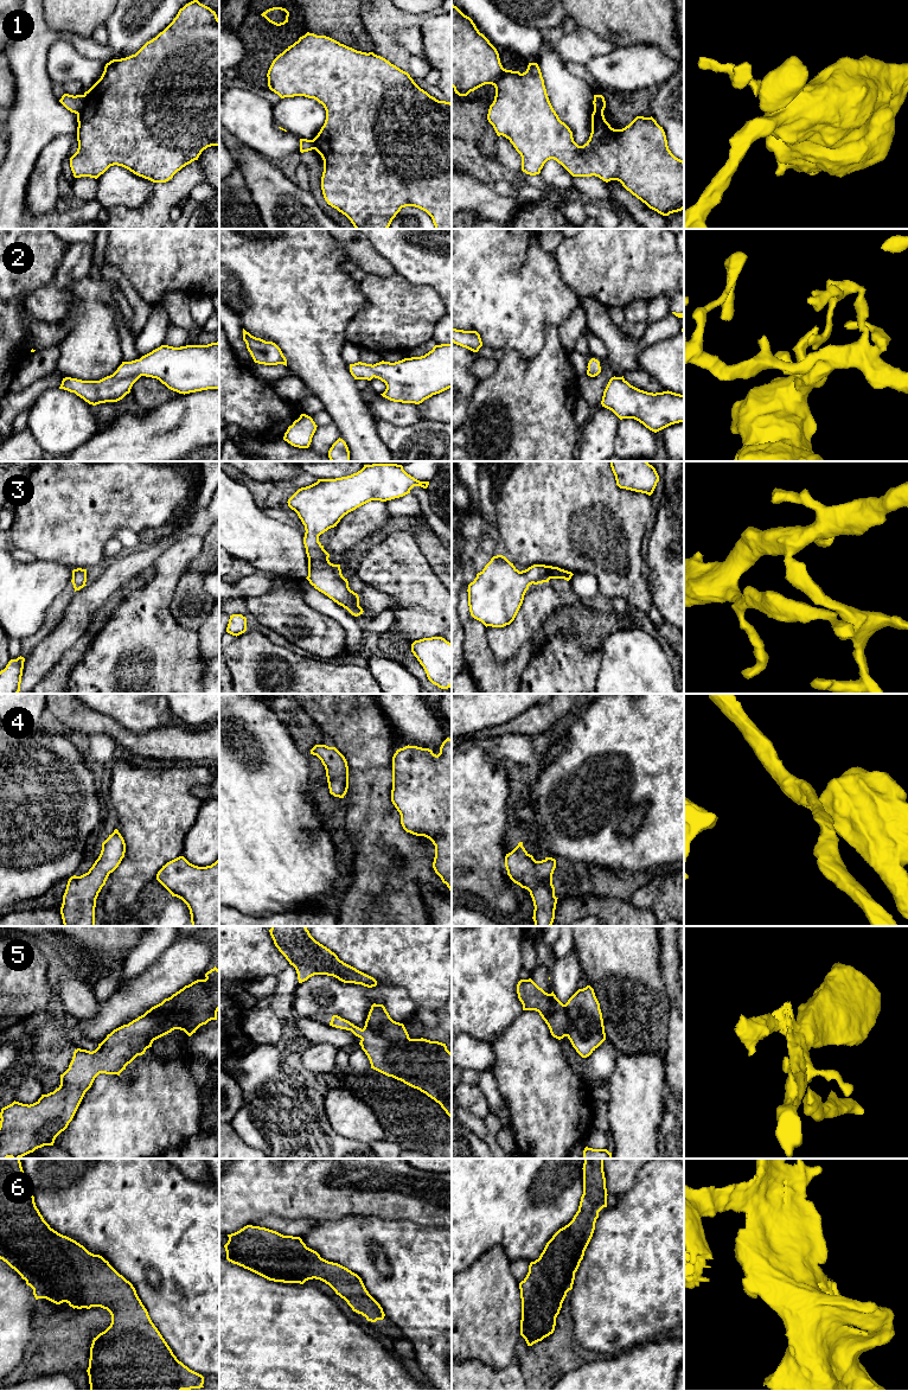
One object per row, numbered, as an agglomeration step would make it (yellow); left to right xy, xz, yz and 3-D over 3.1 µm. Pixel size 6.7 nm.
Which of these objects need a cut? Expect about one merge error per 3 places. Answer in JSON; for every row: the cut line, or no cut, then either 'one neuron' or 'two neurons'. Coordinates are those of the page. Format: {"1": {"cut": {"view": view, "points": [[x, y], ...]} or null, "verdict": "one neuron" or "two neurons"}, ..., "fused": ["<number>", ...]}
{"1": {"cut": {"view": "xy", "points": [[84, 95], [83, 108], [77, 114]]}, "verdict": "two neurons"}, "2": {"cut": null, "verdict": "one neuron"}, "3": {"cut": null, "verdict": "one neuron"}, "4": {"cut": null, "verdict": "one neuron"}, "5": {"cut": {"view": "xz", "points": [[364, 1027], [390, 1040], [405, 1040], [409, 1038]]}, "verdict": "two neurons"}, "6": {"cut": null, "verdict": "one neuron"}, "fused": ["1", "5"]}

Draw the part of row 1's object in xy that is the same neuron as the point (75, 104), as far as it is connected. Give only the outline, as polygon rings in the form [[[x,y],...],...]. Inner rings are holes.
[[[64,94],[59,102],[71,113],[79,114],[84,106],[84,95]]]

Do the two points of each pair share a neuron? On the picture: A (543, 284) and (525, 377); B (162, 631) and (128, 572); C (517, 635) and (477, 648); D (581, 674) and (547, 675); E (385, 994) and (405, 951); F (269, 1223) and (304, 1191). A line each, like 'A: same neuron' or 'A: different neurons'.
A: different neurons
B: different neurons
C: different neurons
D: same neuron
E: different neurons
F: different neurons

